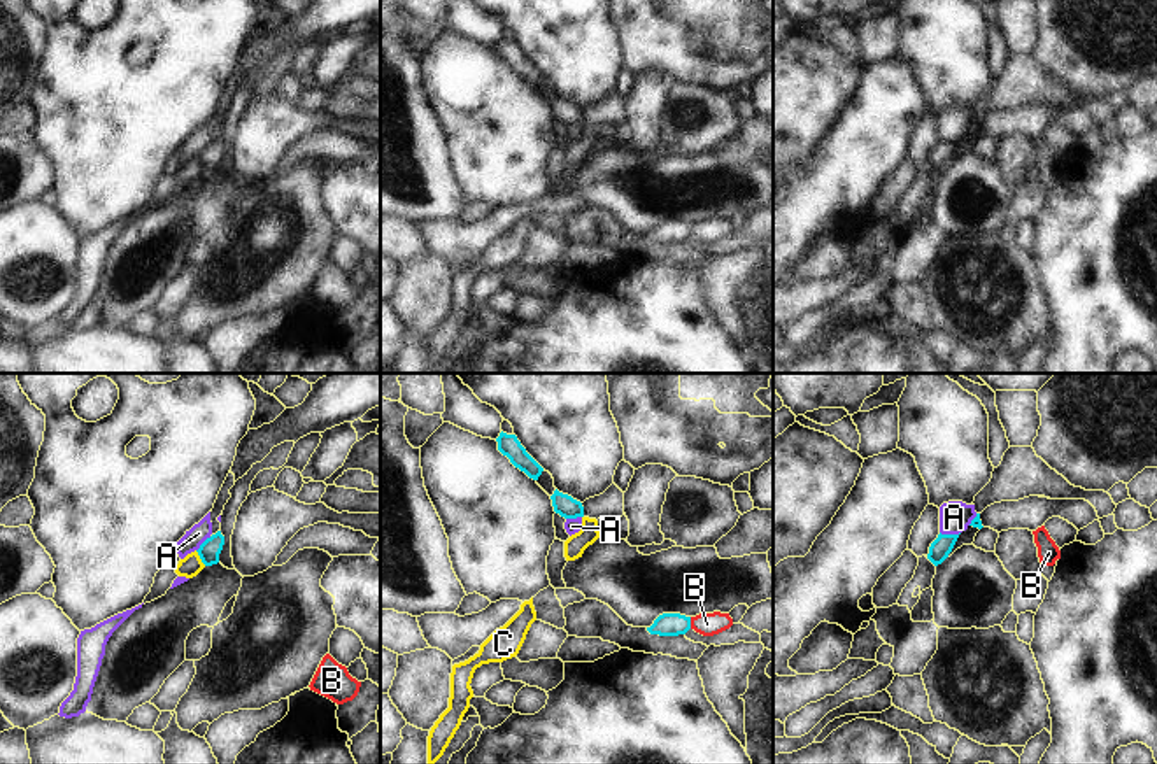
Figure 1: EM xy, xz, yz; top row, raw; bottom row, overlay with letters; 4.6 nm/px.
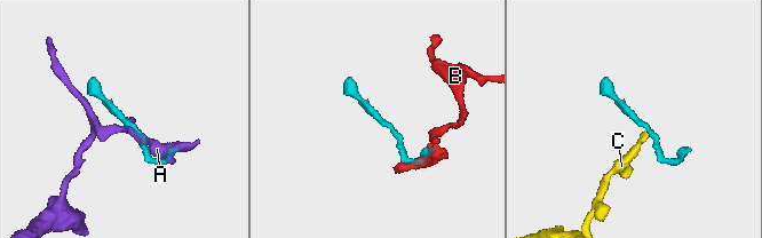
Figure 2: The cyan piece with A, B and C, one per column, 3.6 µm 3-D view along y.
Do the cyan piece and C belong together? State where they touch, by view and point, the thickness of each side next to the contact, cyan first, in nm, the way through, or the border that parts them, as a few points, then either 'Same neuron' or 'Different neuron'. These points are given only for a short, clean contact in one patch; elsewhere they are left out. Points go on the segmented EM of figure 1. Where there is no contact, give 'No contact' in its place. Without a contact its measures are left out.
Touches cyan at xy (200, 558). Thickness 100 nm (cyan) against 100 nm. Boundary: xy (195, 551), (205, 565). Different neuron

